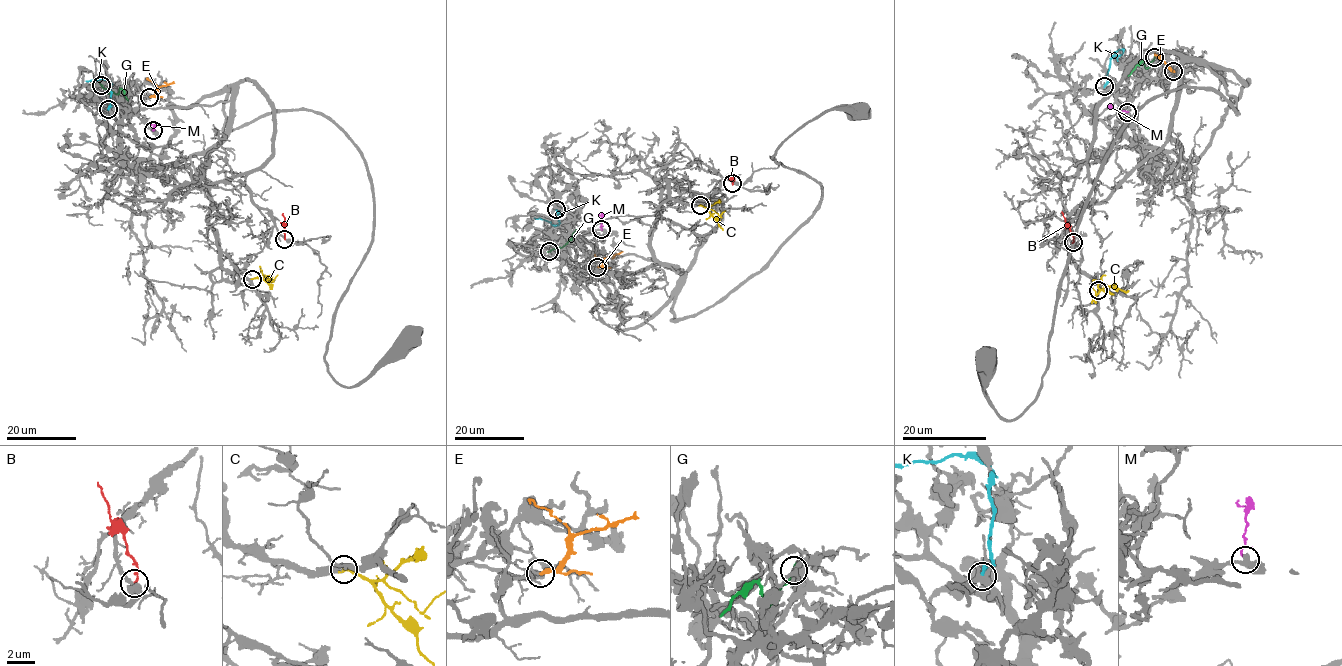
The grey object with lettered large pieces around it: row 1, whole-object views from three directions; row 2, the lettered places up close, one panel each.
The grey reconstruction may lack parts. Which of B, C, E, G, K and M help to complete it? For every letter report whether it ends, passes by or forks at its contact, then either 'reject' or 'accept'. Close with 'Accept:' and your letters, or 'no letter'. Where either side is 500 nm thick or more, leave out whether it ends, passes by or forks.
B: it ends | reject
C: it ends | accept
E: it ends | accept
G: it ends | reject
K: it ends | reject
M: it ends | reject
Accept: C, E

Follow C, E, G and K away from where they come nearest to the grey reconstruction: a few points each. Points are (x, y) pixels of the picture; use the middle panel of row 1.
C: (699, 204), (723, 230)
E: (597, 267), (622, 251)
G: (549, 251), (561, 247), (576, 229)
K: (556, 210), (558, 225), (534, 218)

